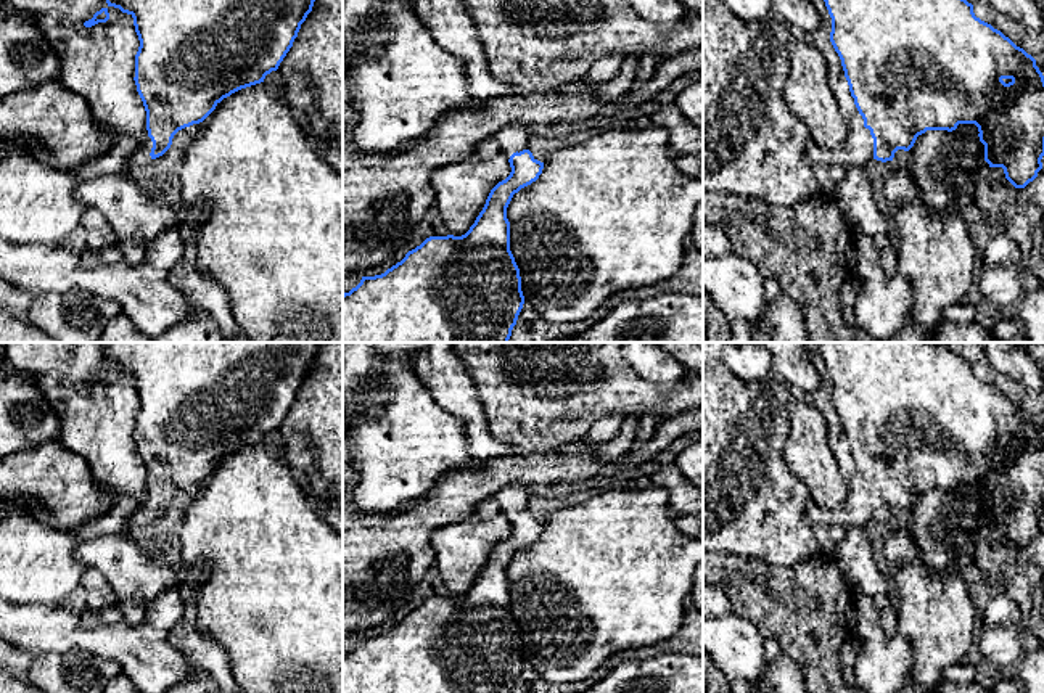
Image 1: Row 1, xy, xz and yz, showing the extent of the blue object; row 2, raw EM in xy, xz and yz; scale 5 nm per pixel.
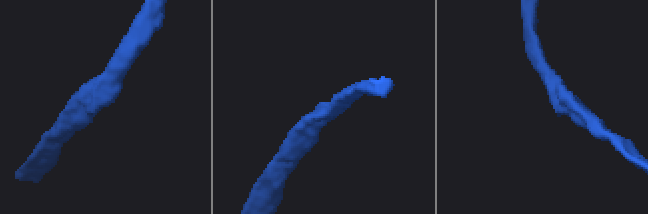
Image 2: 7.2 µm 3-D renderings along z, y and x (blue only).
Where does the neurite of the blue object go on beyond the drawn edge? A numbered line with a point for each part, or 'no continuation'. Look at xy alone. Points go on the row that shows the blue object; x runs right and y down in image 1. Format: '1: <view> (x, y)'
1: xy (140, 155)

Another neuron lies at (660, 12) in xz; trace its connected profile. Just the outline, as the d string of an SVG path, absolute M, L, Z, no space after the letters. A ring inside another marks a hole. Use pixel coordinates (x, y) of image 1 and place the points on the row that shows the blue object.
M627 0L647 21L671 26L685 18L687 8L677 0Z

